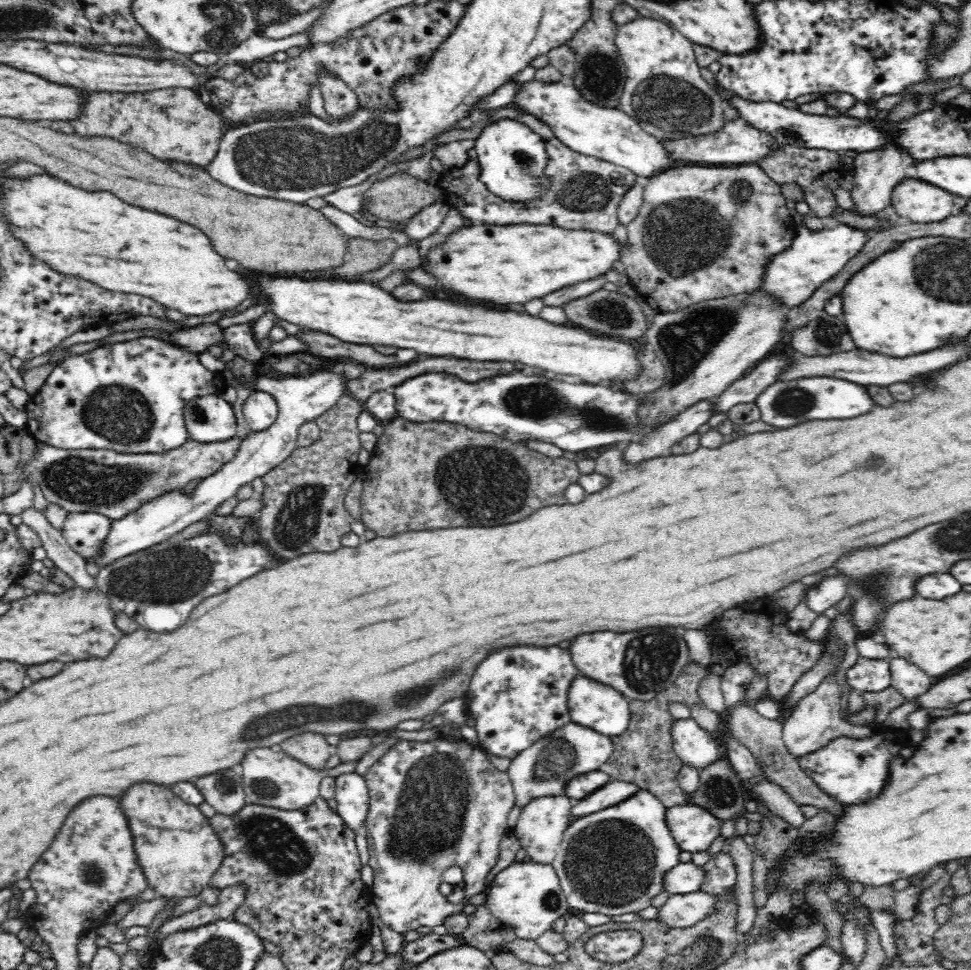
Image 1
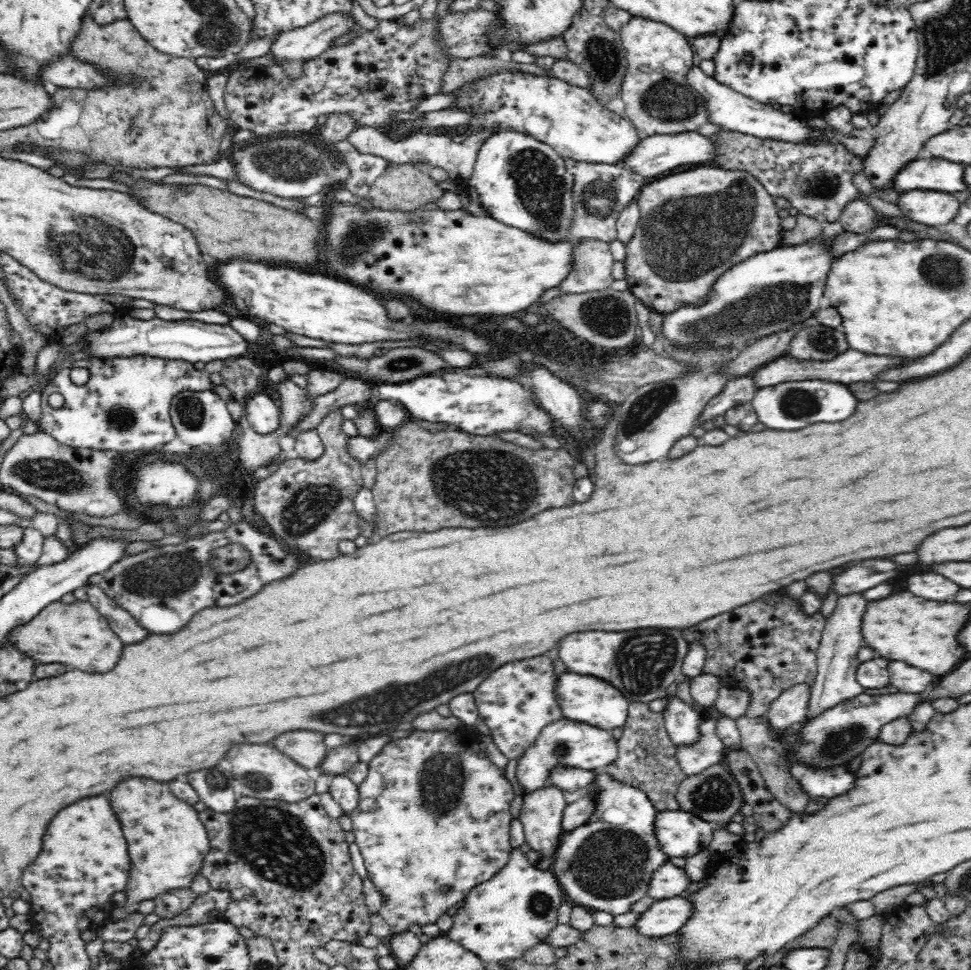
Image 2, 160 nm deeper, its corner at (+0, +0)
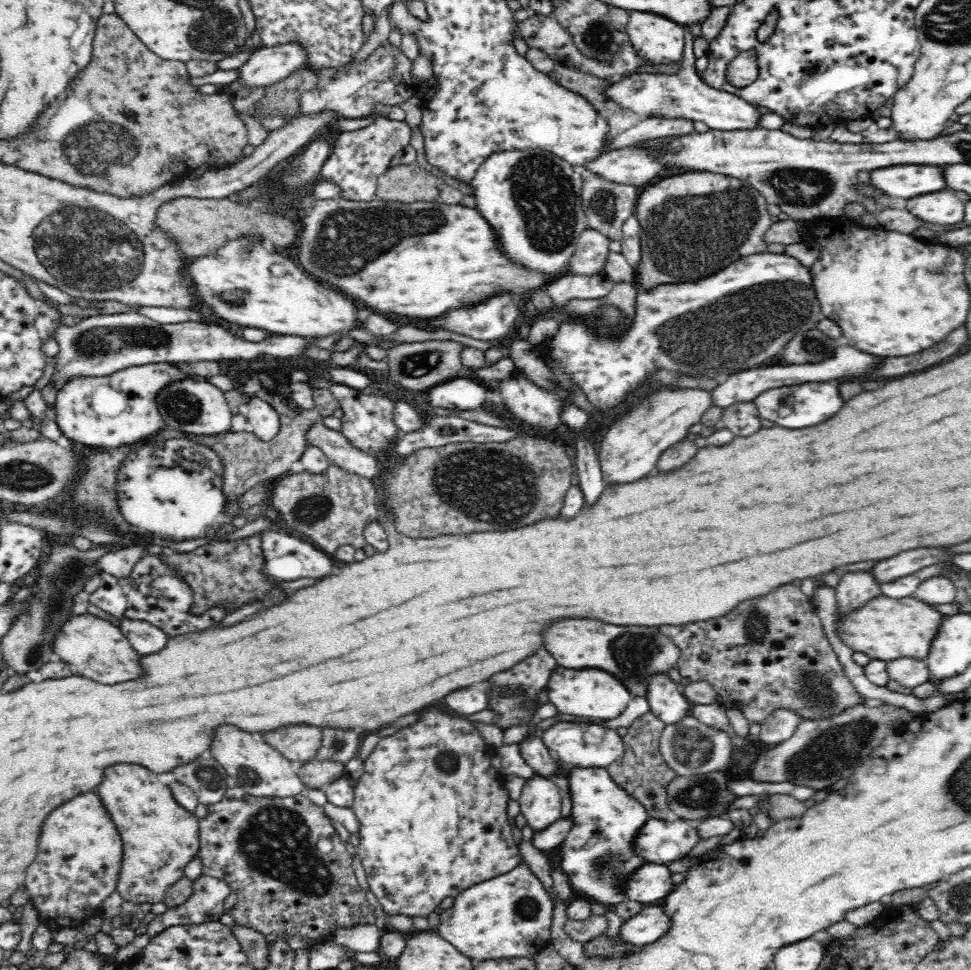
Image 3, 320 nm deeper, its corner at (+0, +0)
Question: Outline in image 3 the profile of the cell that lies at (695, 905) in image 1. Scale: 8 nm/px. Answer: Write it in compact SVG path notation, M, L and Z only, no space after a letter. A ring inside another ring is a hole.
M655 903L644 906L636 916L623 921L618 936L624 943L642 947L662 938L668 932L668 928L670 917Z

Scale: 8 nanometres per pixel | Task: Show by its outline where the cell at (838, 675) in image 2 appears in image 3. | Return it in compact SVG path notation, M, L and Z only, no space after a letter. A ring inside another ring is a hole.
M848 572L840 578L840 584L836 586L837 608L844 614L880 594L880 584L874 580L870 572Z

